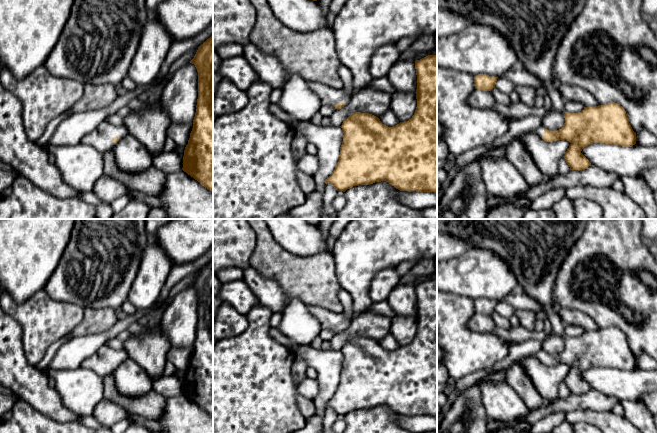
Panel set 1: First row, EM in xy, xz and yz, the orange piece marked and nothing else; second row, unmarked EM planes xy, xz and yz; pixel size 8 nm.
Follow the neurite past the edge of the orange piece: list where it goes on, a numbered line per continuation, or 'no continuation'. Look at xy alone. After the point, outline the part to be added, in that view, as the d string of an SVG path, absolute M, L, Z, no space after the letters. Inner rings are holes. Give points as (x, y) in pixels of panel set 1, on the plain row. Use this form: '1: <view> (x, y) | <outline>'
1: xy (100, 362) | M104 344L92 356L87 358L81 364L81 367L91 369L100 377L104 377L114 374L117 367L127 358L128 355L125 350L113 349Z

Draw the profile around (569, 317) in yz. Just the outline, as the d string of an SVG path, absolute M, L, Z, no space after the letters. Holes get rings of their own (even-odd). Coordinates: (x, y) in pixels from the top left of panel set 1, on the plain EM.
M558 307L557 313L562 320L563 325L577 325L582 327L585 331L600 329L591 317L579 310Z

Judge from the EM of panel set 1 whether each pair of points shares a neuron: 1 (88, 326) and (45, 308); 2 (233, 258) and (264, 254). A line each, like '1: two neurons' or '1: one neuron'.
1: two neurons
2: two neurons

